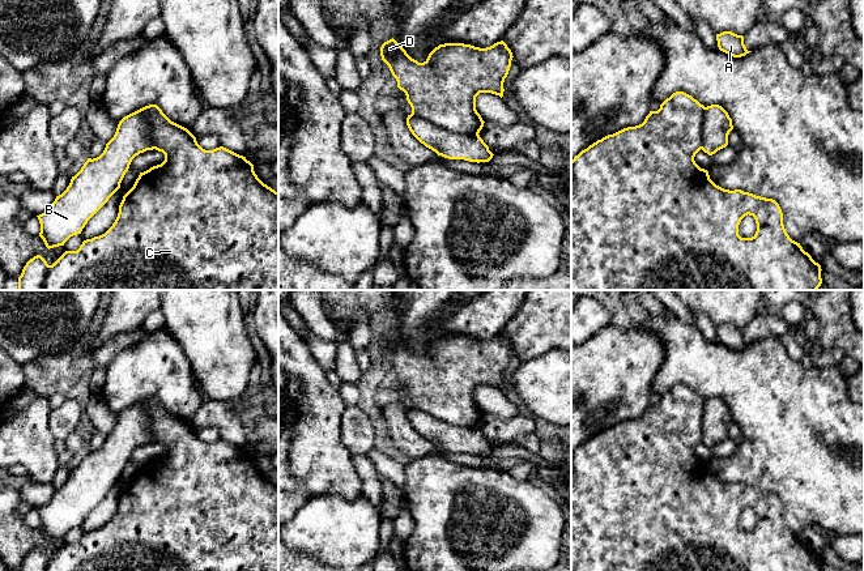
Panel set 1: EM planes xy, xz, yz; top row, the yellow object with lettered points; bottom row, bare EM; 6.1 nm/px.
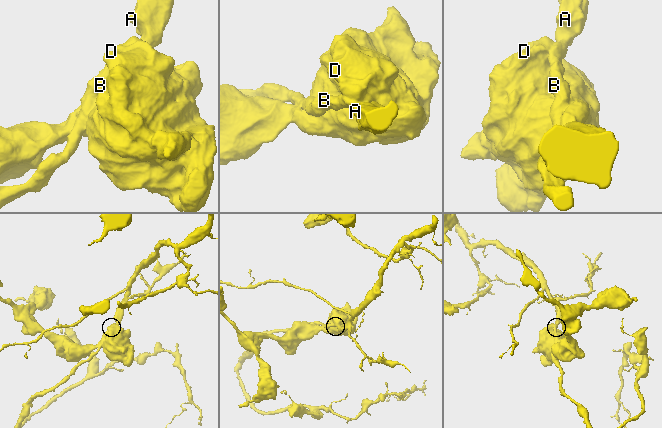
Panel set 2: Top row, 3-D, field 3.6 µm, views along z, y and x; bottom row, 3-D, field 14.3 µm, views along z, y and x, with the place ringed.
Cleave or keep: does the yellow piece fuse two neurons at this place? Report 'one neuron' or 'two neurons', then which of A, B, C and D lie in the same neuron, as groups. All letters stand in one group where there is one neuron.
two neurons; groups A B / C D

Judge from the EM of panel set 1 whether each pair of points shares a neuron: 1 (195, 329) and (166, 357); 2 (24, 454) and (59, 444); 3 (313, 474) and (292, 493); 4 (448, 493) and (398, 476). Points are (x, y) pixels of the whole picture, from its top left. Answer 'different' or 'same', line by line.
1: different
2: different
3: different
4: different

